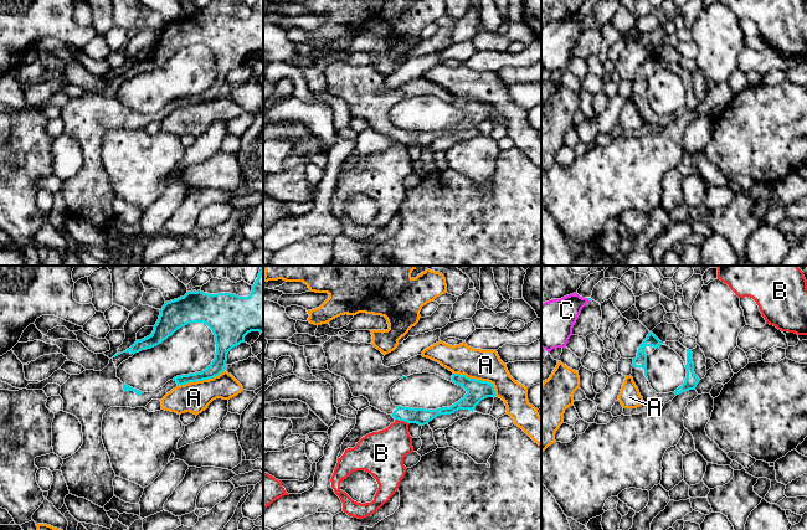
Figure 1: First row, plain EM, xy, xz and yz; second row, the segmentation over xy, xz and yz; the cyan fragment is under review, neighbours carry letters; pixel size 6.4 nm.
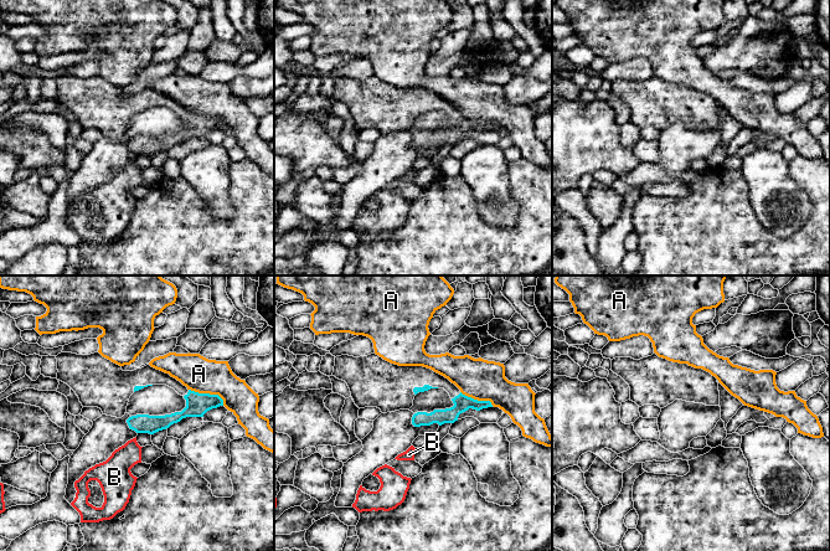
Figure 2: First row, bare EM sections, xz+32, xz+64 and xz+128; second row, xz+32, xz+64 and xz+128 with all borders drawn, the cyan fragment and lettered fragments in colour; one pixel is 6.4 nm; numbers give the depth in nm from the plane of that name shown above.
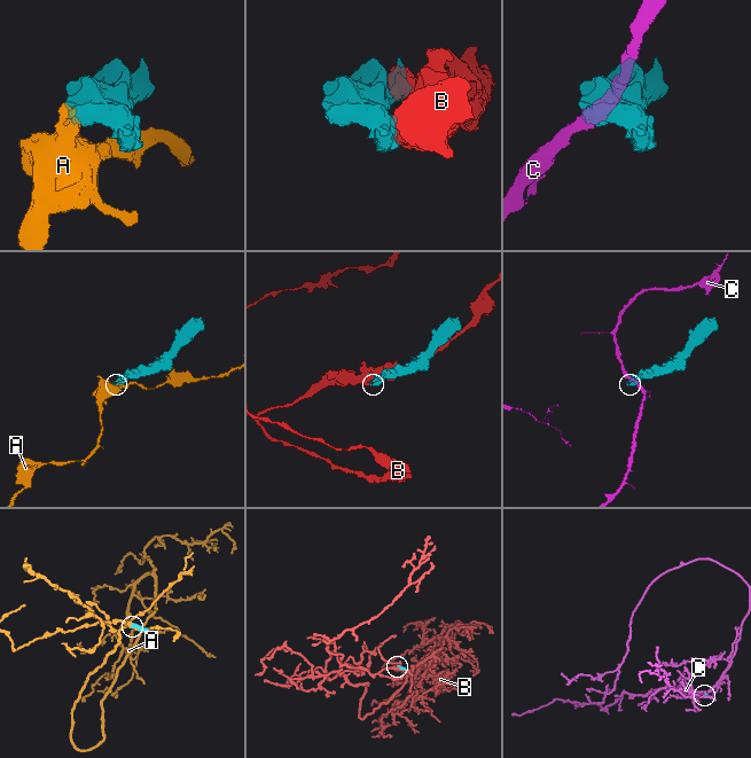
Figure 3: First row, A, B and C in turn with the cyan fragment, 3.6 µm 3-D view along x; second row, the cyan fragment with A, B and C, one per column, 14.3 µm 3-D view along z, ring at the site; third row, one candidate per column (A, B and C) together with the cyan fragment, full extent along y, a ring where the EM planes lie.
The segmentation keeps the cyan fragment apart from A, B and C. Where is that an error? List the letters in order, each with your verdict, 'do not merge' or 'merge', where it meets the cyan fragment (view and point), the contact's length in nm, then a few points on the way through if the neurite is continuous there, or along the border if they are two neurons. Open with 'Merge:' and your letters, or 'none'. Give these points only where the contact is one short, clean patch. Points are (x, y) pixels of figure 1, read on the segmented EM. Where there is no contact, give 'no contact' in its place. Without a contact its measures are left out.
Merge: none
A: do not merge; contact xz (478, 380); length 320 nm
B: do not merge; contact xz (402, 420); length 100 nm; border xz (395, 418), (409, 423)
C: do not merge; contact yz (589, 299); length 30 nm; border yz (587, 298), (590, 300)

